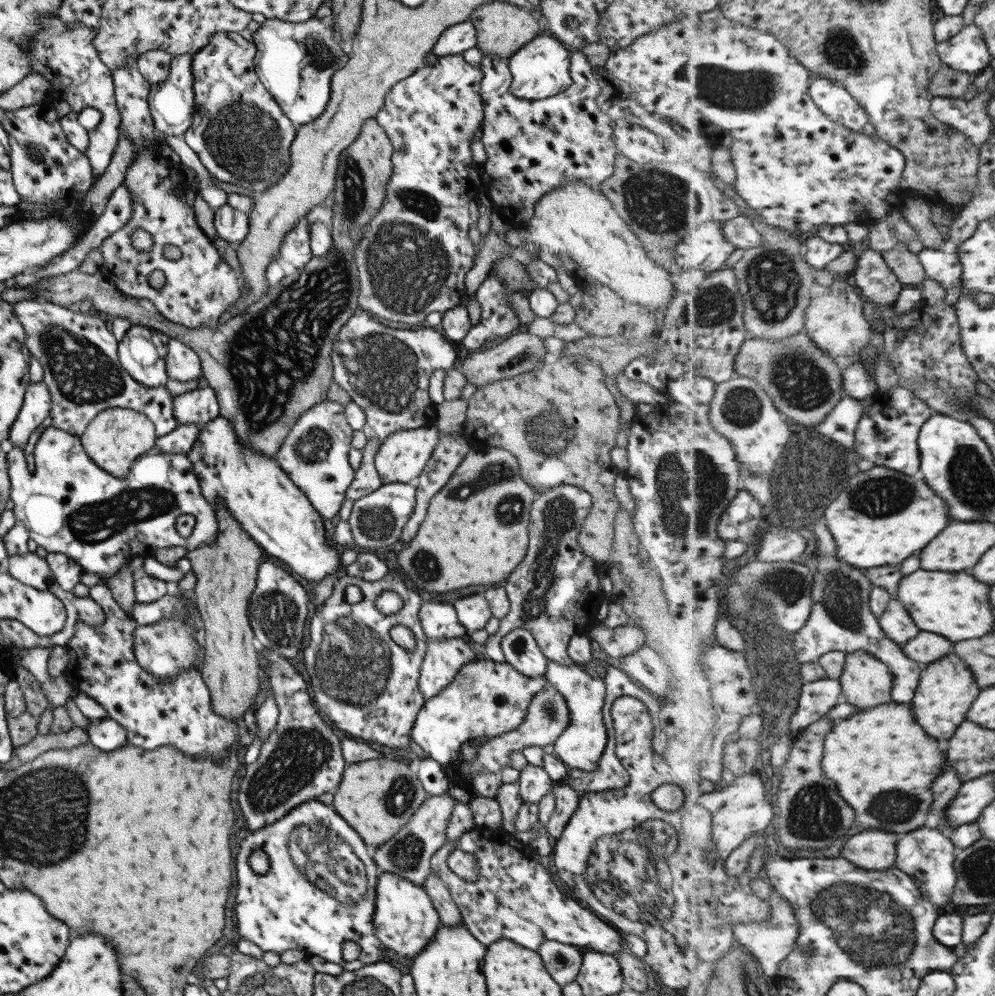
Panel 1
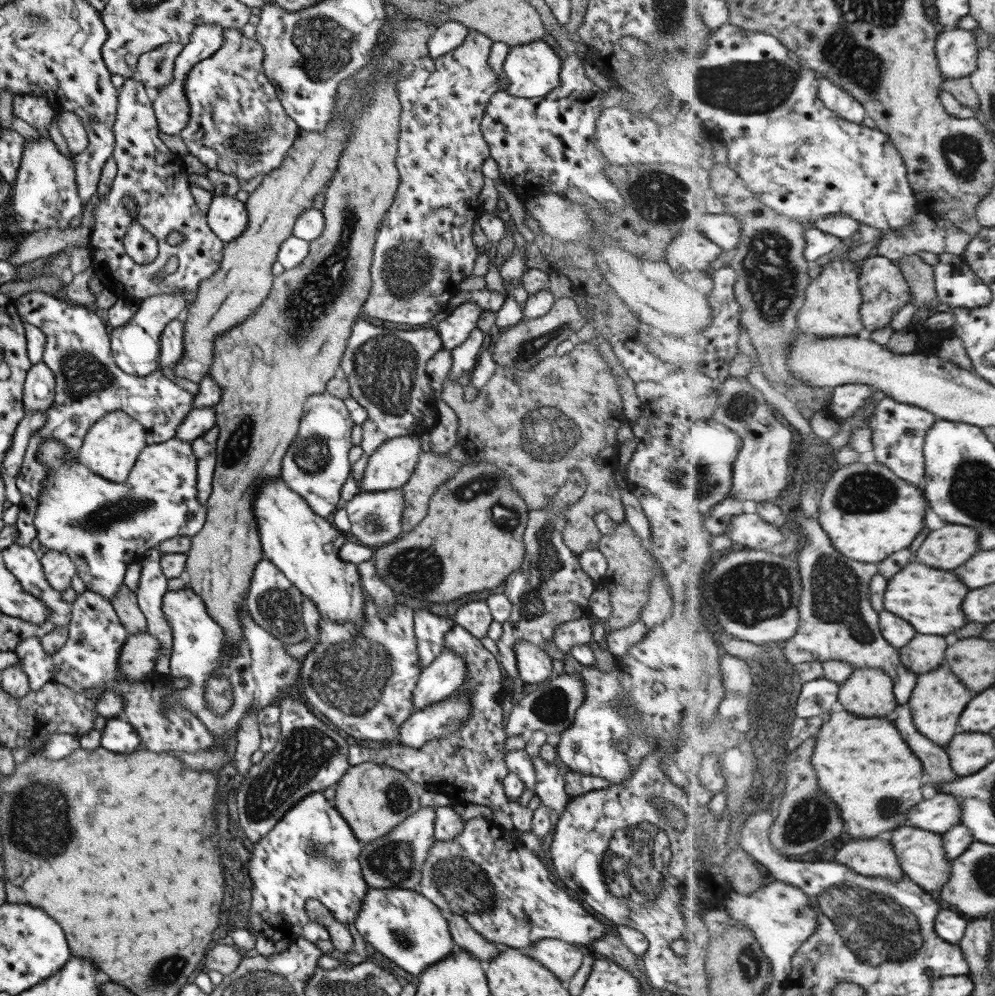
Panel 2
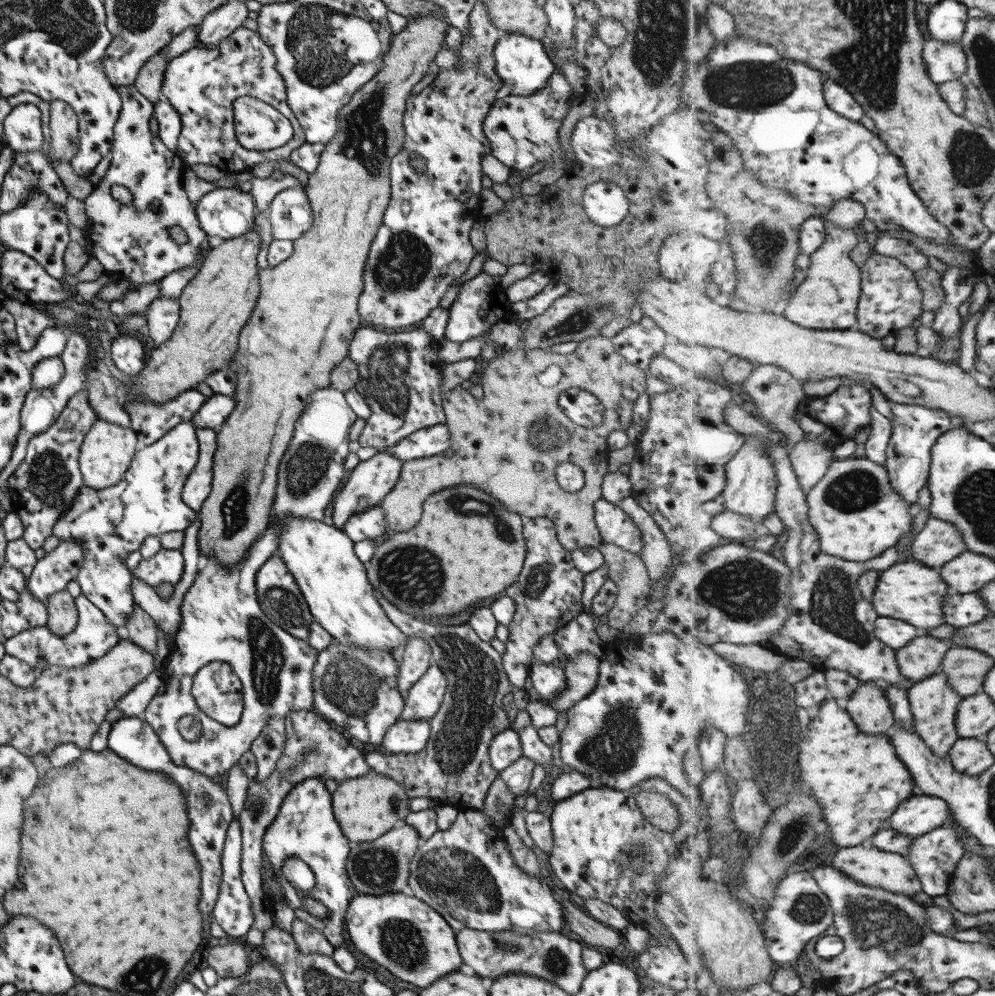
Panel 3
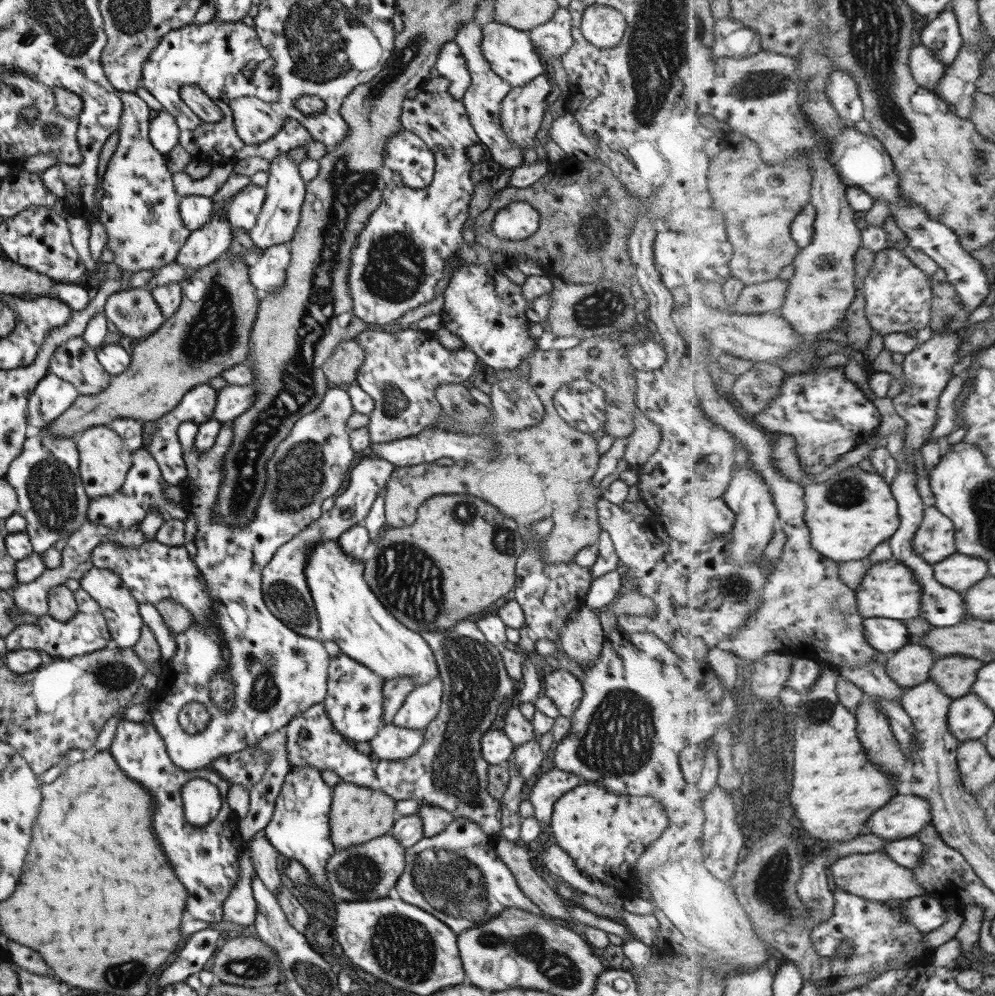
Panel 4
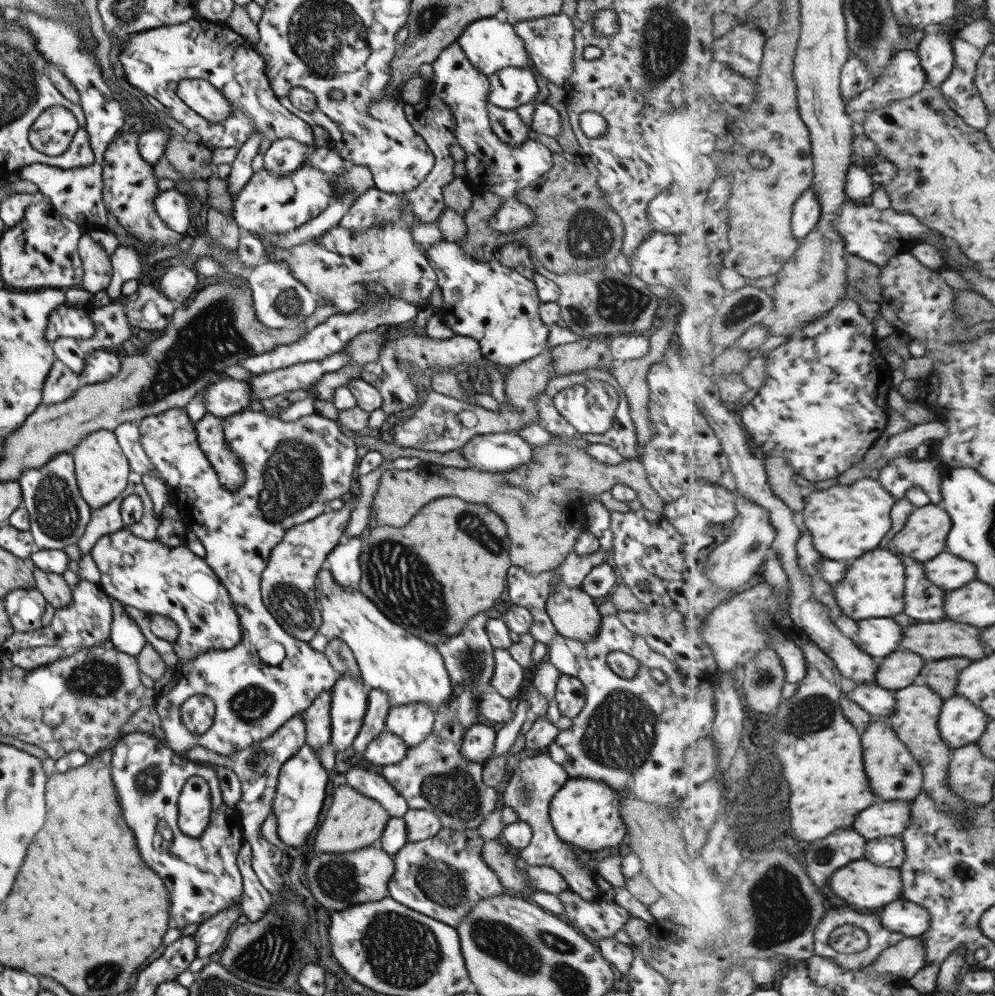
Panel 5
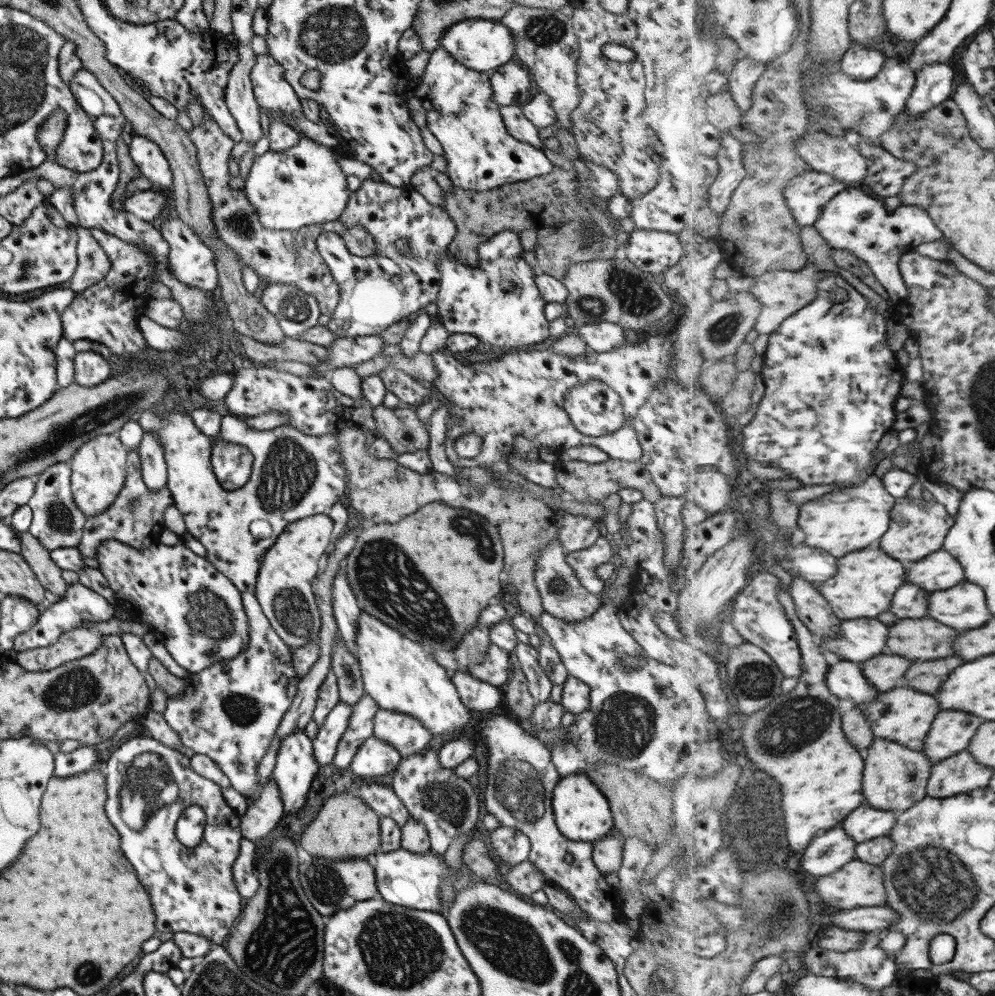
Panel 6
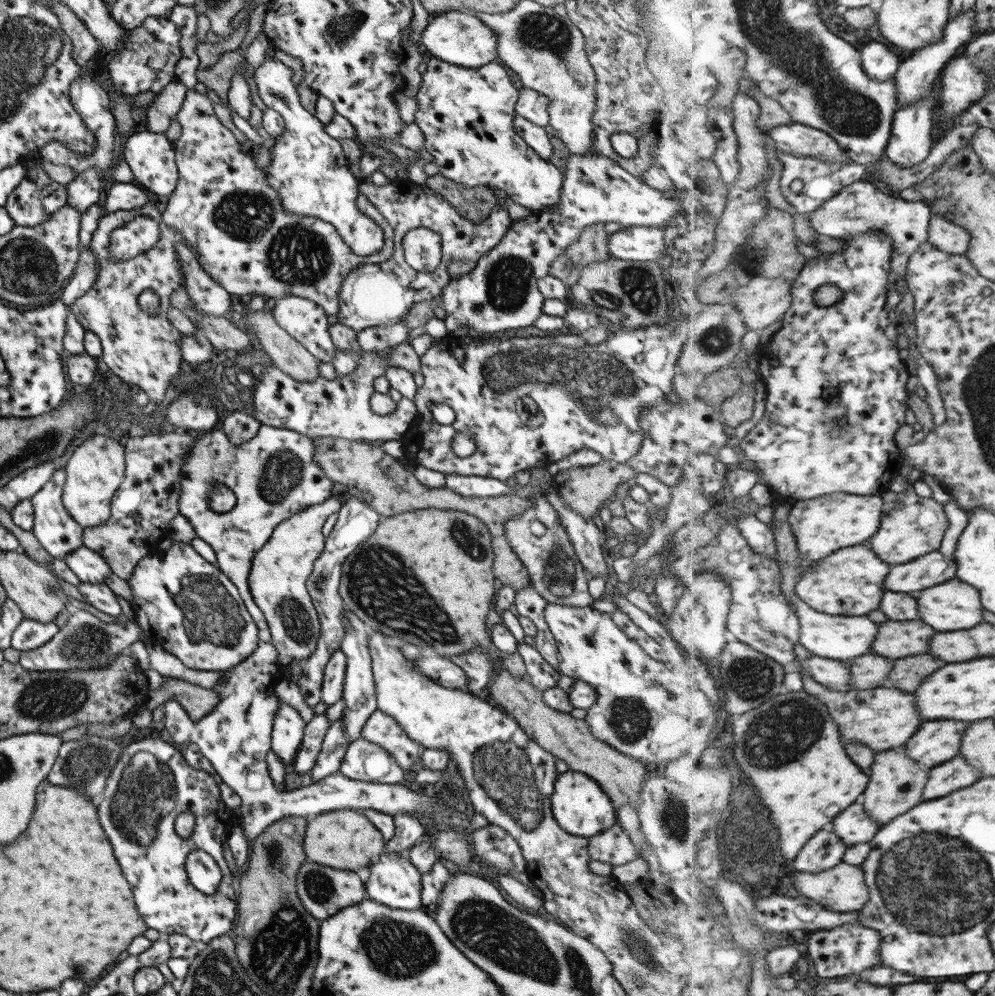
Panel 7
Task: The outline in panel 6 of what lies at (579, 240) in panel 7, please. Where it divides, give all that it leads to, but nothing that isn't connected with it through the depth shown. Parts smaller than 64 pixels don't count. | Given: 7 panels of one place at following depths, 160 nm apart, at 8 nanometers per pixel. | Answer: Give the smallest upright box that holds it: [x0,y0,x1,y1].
[441,166,618,281]

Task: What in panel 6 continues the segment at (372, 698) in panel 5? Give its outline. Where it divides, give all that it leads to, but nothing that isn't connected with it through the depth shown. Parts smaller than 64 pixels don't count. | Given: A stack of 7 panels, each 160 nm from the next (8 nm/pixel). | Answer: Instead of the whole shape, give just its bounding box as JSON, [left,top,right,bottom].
[331,695,378,768]

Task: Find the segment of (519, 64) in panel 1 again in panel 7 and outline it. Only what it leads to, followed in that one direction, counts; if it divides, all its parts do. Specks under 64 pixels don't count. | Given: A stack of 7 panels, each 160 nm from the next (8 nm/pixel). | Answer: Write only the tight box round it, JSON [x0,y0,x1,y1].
[420,10,497,68]

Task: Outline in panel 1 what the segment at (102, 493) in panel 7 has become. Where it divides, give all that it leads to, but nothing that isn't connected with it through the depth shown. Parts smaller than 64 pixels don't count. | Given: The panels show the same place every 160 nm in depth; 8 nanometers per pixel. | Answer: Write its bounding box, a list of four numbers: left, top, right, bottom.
[79,408,157,478]

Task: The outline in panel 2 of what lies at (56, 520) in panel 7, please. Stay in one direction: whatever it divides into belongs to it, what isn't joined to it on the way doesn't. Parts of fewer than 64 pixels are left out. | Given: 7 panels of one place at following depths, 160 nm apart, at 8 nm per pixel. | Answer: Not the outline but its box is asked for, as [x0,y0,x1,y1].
[13,291,193,547]

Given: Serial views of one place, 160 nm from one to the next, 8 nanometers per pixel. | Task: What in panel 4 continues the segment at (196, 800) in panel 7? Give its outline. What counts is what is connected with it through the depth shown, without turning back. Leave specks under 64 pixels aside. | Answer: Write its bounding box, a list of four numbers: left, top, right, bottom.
[107,718,243,922]

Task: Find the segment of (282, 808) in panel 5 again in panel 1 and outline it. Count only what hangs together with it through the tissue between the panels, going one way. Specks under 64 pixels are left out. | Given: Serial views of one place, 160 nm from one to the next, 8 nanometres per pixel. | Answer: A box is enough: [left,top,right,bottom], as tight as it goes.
[235,799,382,971]

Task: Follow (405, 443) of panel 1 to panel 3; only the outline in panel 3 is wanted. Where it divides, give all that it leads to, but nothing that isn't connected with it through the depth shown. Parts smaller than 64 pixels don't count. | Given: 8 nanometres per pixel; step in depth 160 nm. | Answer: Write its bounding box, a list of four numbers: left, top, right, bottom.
[331,451,401,529]

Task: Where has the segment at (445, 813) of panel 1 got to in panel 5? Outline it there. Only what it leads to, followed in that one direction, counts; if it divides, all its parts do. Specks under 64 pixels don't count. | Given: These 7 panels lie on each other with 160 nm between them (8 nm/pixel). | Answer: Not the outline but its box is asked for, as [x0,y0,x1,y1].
[305,842,393,911]

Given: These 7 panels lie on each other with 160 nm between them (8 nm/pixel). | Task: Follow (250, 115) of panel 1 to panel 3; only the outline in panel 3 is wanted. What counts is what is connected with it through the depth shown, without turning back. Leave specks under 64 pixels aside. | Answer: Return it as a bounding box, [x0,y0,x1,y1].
[161,27,306,173]

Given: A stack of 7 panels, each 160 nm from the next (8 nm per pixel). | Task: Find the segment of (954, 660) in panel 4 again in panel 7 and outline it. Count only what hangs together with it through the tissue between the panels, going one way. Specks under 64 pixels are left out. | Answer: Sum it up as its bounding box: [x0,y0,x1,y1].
[885,654,945,692]

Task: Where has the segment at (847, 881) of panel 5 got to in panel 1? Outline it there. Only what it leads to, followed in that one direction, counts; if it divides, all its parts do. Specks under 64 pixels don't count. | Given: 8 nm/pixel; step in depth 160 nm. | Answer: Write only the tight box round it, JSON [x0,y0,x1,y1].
[843,830,900,870]

